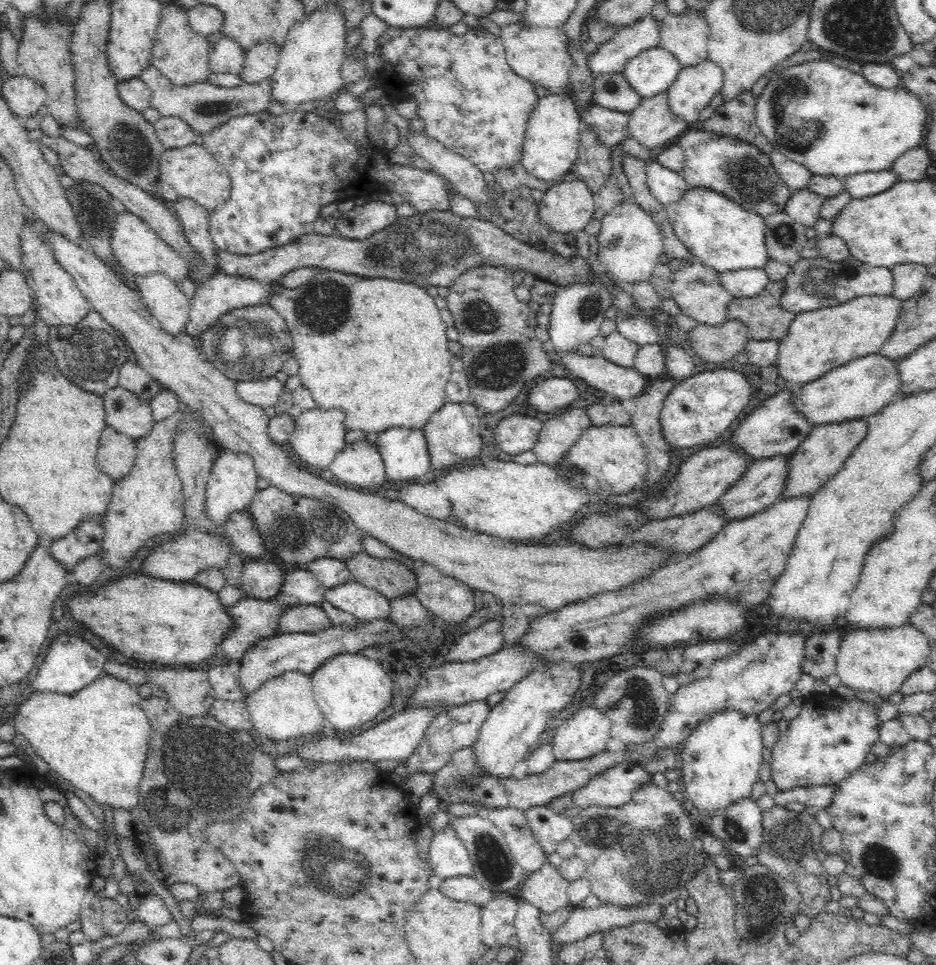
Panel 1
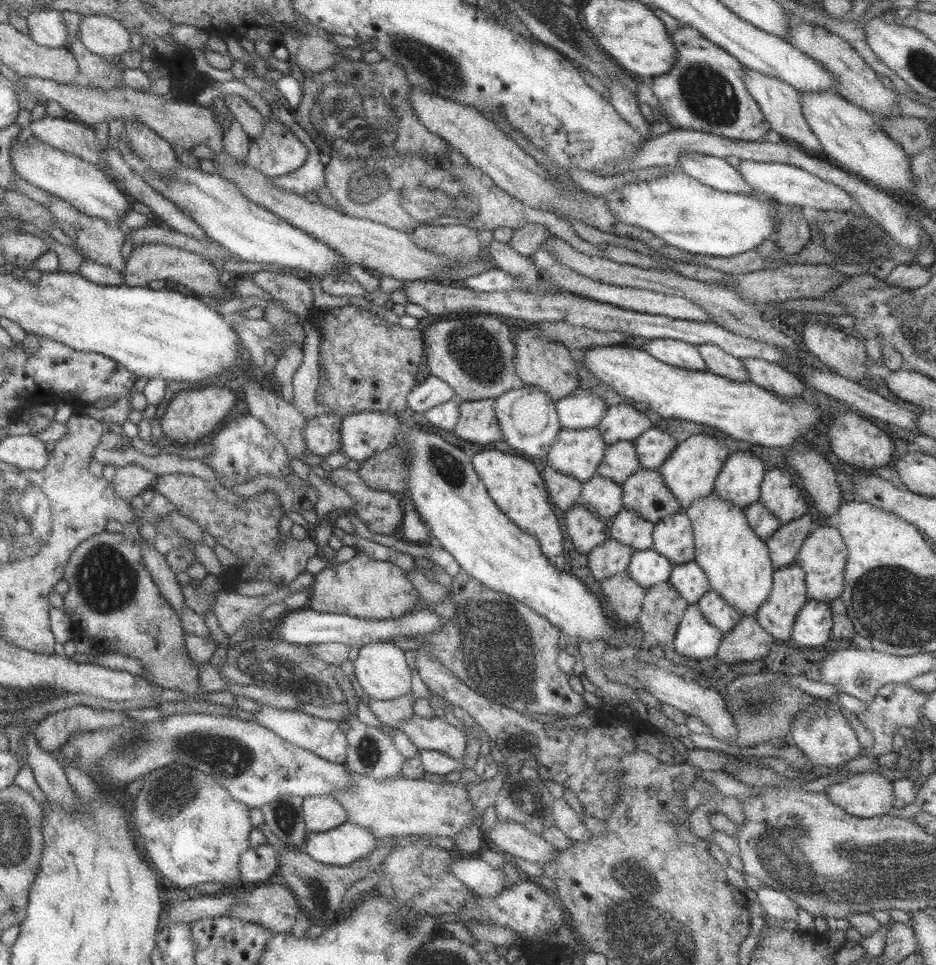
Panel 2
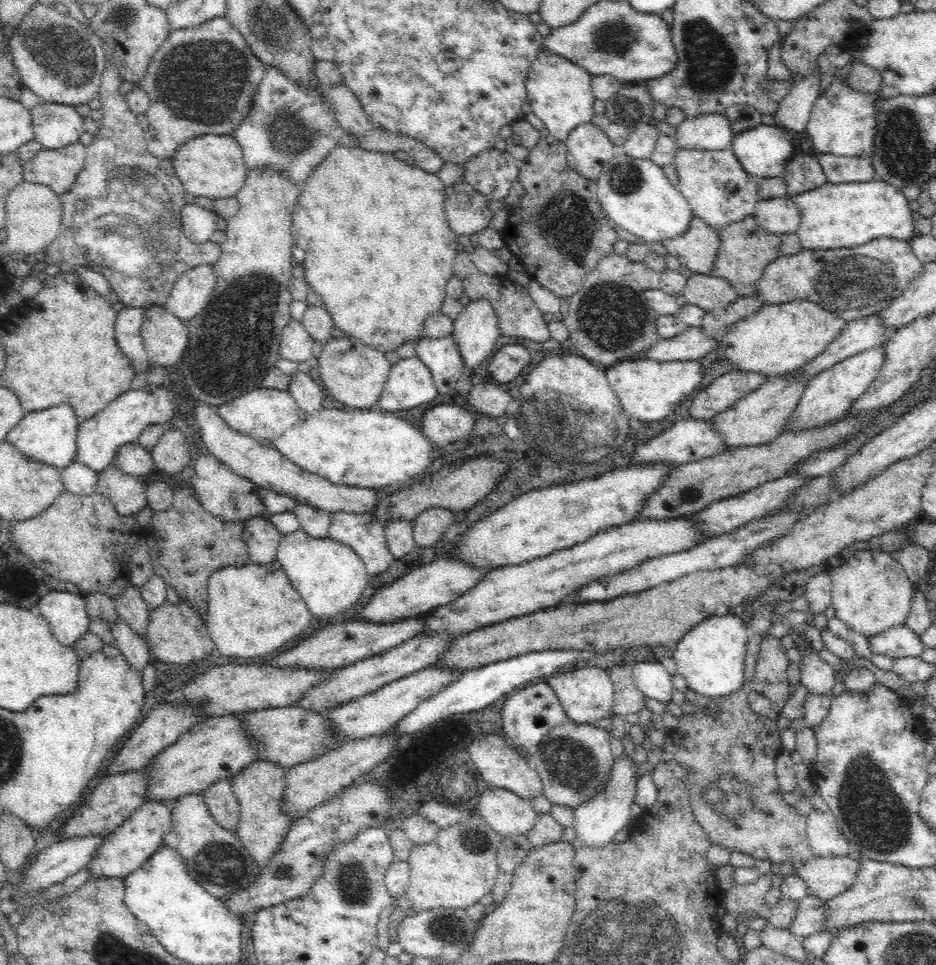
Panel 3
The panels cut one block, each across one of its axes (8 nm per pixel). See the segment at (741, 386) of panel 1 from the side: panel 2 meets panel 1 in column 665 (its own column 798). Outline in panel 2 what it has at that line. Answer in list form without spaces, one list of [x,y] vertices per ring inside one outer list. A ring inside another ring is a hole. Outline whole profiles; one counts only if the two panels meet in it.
[[[602,345],[593,346],[593,347],[588,347],[587,349],[582,349],[580,353],[577,353],[577,358],[580,359],[580,362],[582,363],[582,366],[584,367],[585,372],[589,372],[593,376],[596,376],[598,380],[602,380],[601,382],[603,384],[608,384],[608,388],[610,387],[614,388],[614,390],[616,390],[616,392],[618,392],[619,395],[625,396],[626,398],[629,398],[630,400],[633,400],[636,403],[643,404],[646,411],[650,410],[652,414],[656,413],[657,415],[662,416],[662,418],[676,418],[676,420],[684,420],[684,422],[696,422],[696,424],[706,424],[706,426],[712,426],[712,428],[716,428],[716,430],[720,430],[720,432],[724,432],[724,434],[728,434],[728,436],[734,436],[734,439],[744,440],[744,442],[746,441],[752,442],[752,444],[760,444],[760,446],[766,446],[766,448],[777,448],[779,446],[783,448],[790,448],[792,444],[796,443],[796,441],[800,441],[801,438],[807,434],[808,430],[806,429],[806,427],[808,425],[816,425],[818,421],[820,421],[820,415],[822,415],[821,410],[819,410],[818,408],[814,408],[814,406],[816,406],[815,404],[812,405],[813,402],[812,400],[809,399],[808,392],[807,392],[808,396],[804,396],[801,400],[793,399],[792,401],[790,400],[786,401],[785,399],[776,397],[774,394],[771,394],[771,392],[768,392],[765,389],[762,389],[760,386],[754,385],[754,382],[751,382],[750,380],[746,382],[736,382],[736,380],[730,380],[730,378],[724,378],[722,376],[718,376],[718,374],[712,374],[712,372],[708,370],[702,372],[702,370],[688,370],[684,368],[678,368],[678,366],[672,366],[670,364],[666,364],[666,362],[662,362],[661,360],[654,358],[654,356],[648,354],[648,352],[644,350],[639,350],[636,348],[626,348],[626,346],[602,346]]]

